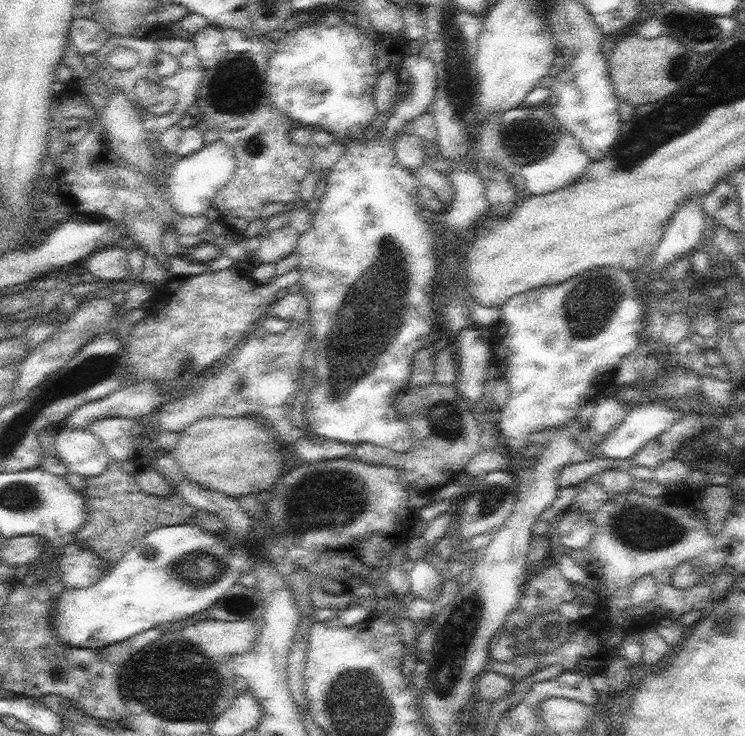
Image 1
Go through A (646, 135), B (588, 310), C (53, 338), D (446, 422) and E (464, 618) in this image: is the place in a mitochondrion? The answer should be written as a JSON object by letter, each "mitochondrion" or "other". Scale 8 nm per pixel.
{"A":"mitochondrion","B":"mitochondrion","C":"other","D":"mitochondrion","E":"mitochondrion"}

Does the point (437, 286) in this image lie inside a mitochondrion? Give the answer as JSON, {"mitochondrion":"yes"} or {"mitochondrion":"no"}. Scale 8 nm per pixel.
{"mitochondrion":"no"}

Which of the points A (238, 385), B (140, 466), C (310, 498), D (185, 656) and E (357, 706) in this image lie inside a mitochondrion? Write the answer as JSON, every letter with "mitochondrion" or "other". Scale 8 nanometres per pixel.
{"A":"mitochondrion","B":"other","C":"other","D":"mitochondrion","E":"mitochondrion"}

